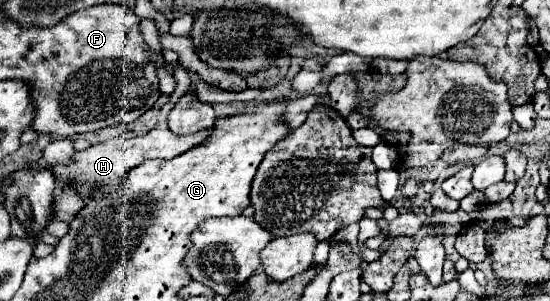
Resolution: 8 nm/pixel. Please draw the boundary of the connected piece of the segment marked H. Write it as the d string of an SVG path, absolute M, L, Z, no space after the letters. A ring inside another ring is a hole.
M178 66L173 76L177 81L177 86L169 97L169 101L158 111L158 123L152 131L148 131L146 135L136 137L136 139L116 137L116 139L110 139L110 141L92 145L90 149L86 149L82 153L76 153L74 155L74 161L70 165L66 165L66 167L50 167L54 171L54 175L60 177L60 179L66 179L66 181L76 183L78 189L80 189L80 193L82 193L82 197L86 197L86 199L98 199L98 197L108 195L116 185L120 185L120 181L126 177L126 173L130 169L142 165L144 161L150 161L150 159L166 159L166 161L170 161L176 155L186 153L188 149L204 143L210 137L212 127L210 129L202 129L202 131L192 133L192 135L176 135L176 133L172 133L168 129L167 118L171 108L189 90L191 85L188 72L183 67ZM82 183L86 183L86 185L82 185Z

